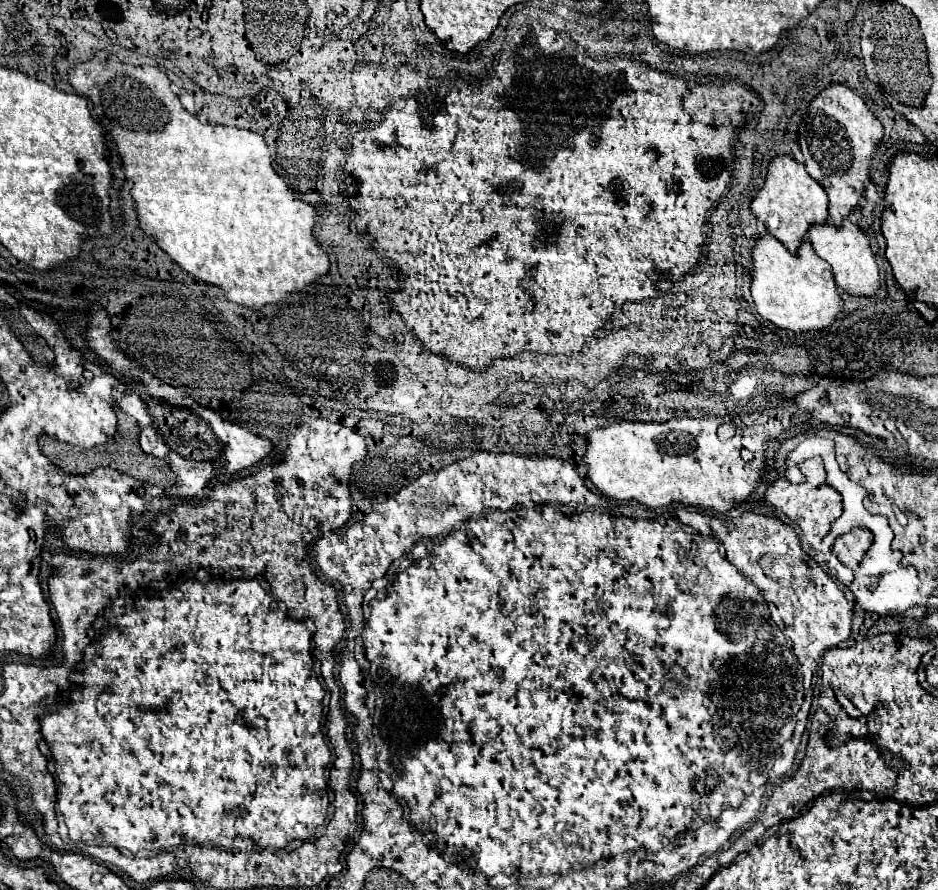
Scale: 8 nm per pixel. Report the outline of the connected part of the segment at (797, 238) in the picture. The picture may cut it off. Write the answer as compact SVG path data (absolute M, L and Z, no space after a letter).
M779 155L769 165L769 175L765 181L765 187L759 191L759 195L751 203L753 215L765 225L767 233L773 235L777 241L781 241L793 255L797 255L797 249L803 241L809 239L807 231L813 225L825 225L829 223L827 213L827 193L809 177L805 167L797 163L793 157Z

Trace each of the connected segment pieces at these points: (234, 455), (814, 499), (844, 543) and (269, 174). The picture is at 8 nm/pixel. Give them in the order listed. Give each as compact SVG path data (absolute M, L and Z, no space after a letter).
M191 409L191 413L205 419L213 429L217 441L223 445L221 461L231 461L231 475L255 465L271 451L271 443L267 439L253 435L247 427L223 419L213 409Z
M797 438L781 443L781 449L777 453L778 479L777 483L767 491L767 501L773 507L781 509L793 523L797 523L803 529L803 533L811 533L811 535L817 535L819 539L823 539L829 533L829 529L831 529L831 523L843 513L843 503L841 503L839 493L825 483L826 478L819 477L819 469L815 469L809 477L805 477L803 483L789 483L787 481L787 477L784 477L785 459L797 447L798 443L800 442L797 442Z
M857 528L857 530L837 538L834 542L832 553L844 565L855 569L861 563L867 549L871 547L871 543L873 543L873 533Z
M105 51L73 67L69 83L77 93L91 99L95 119L117 143L125 177L133 183L131 195L137 203L141 229L191 277L221 287L225 299L231 303L261 309L263 305L301 293L303 287L327 275L331 259L313 233L317 209L297 199L277 175L271 165L269 147L259 133L201 123L183 109L163 71L157 67L125 65Z

